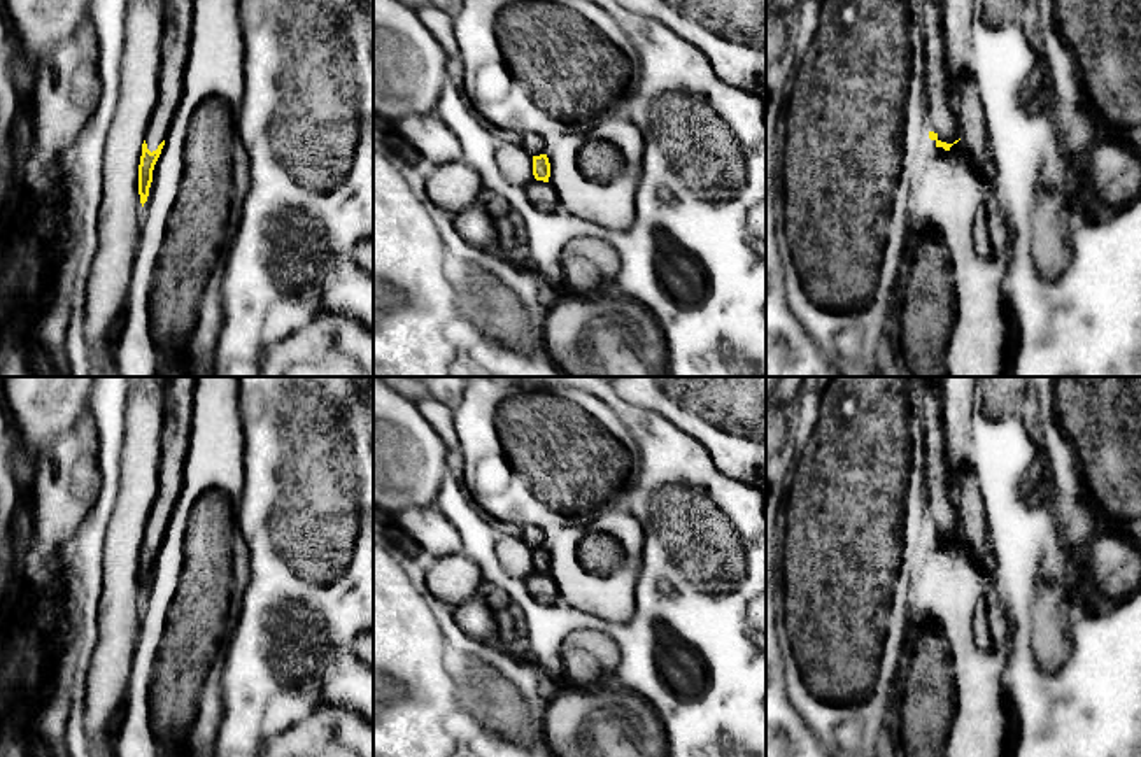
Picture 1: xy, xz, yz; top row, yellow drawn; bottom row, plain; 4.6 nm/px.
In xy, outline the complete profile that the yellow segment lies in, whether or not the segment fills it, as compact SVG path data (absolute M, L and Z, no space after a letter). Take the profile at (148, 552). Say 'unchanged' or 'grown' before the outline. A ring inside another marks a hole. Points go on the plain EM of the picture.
grown; M167 377L163 428L159 435L158 496L149 513L138 557L138 587L142 599L149 589L154 557L161 547L170 515L181 496L184 461L191 436L193 405L195 377Z

